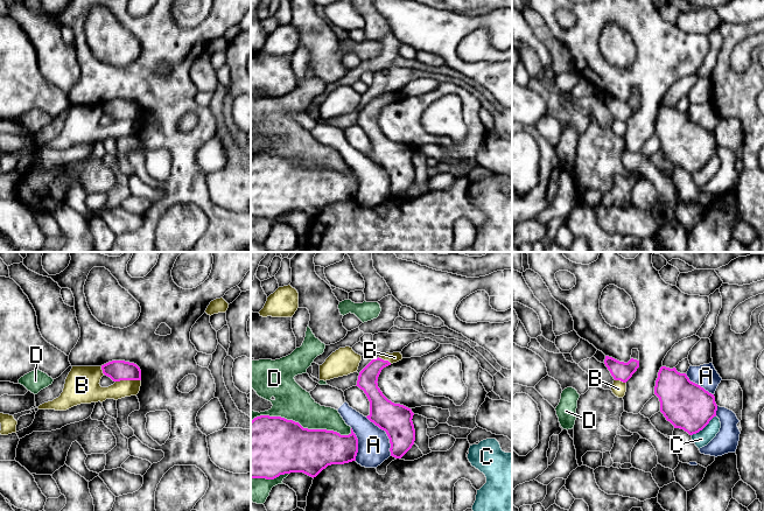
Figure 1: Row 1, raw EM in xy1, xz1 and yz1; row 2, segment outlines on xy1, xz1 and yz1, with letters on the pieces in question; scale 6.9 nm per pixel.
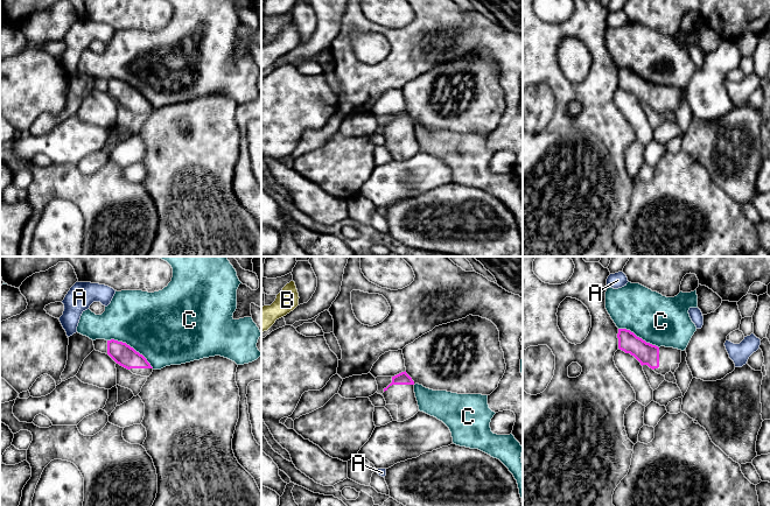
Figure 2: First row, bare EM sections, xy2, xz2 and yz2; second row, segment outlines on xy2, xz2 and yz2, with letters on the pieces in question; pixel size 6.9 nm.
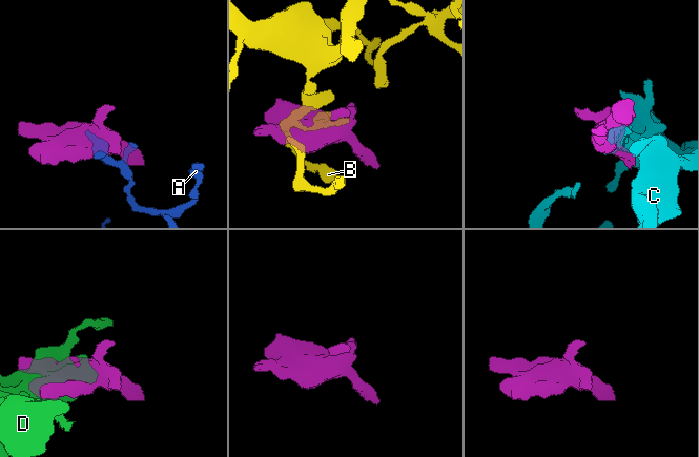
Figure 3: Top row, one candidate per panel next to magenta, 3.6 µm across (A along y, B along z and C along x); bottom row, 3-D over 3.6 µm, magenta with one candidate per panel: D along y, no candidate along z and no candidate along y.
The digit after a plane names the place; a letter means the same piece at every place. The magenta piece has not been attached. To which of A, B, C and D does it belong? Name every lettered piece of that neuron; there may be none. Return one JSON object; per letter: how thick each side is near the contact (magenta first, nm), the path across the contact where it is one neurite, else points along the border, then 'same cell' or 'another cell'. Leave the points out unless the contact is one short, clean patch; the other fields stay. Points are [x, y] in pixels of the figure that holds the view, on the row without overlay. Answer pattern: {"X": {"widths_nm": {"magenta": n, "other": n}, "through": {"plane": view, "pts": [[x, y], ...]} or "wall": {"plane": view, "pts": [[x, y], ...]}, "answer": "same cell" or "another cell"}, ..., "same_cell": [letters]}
{"A": {"widths_nm": {"magenta": 220, "other": 220}, "answer": "another cell"}, "B": {"widths_nm": {"magenta": 140, "other": 140}, "wall": {"plane": "xy1", "pts": [[140, 118], [120, 118], [116, 120]]}, "answer": "another cell"}, "C": {"widths_nm": {"magenta": 150, "other": 460}, "answer": "another cell"}, "D": {"widths_nm": {"magenta": 420, "other": 240}, "answer": "another cell"}, "same_cell": []}

